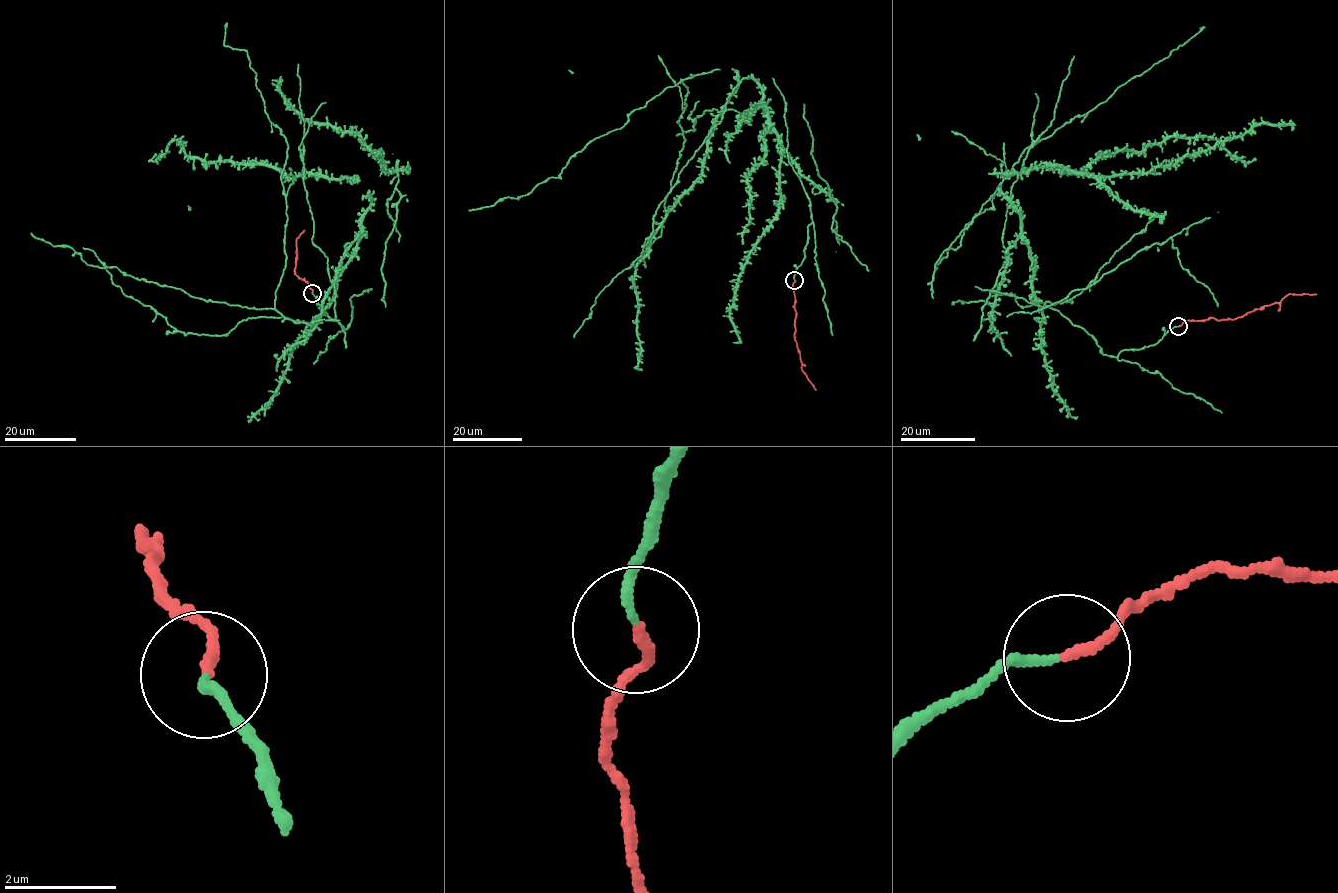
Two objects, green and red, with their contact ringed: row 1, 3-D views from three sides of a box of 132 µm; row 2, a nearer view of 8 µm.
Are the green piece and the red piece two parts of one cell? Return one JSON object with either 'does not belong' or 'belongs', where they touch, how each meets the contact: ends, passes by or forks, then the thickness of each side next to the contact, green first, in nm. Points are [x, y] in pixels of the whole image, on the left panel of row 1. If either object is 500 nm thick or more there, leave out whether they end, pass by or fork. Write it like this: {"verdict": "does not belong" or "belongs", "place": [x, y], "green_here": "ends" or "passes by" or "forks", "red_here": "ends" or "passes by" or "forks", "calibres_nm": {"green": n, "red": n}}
{"verdict": "belongs", "place": [312, 293], "green_here": "ends", "red_here": "ends", "calibres_nm": {"green": 150, "red": 180}}

